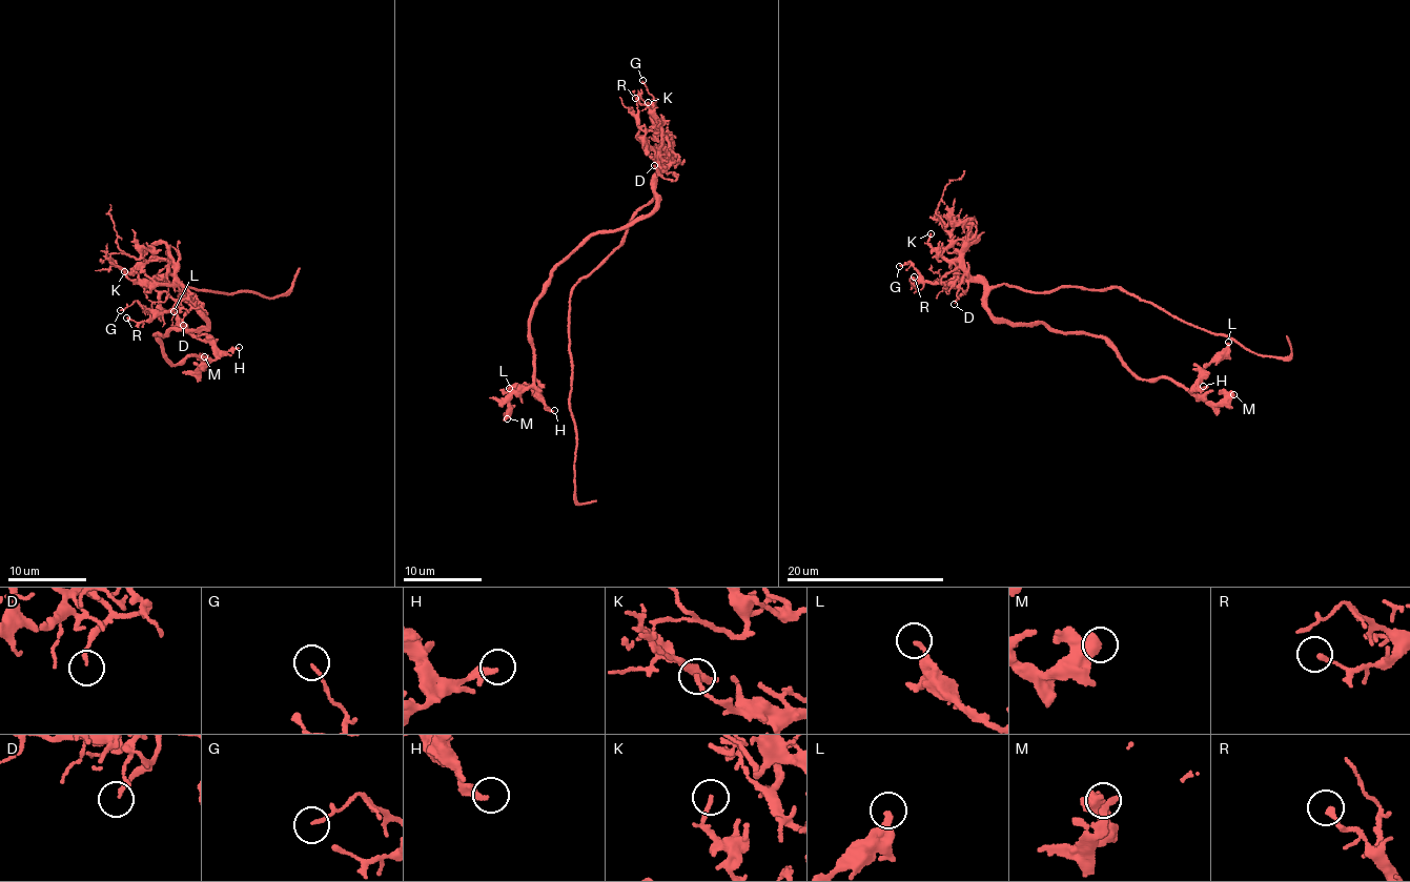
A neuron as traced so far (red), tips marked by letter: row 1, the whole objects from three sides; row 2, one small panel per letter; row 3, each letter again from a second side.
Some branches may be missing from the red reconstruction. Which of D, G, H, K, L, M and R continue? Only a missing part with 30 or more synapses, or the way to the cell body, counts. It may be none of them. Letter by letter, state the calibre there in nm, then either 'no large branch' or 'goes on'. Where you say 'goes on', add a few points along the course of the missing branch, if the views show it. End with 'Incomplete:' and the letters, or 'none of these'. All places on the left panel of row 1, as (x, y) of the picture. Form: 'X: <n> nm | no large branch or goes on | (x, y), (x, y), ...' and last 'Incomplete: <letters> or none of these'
D: 140 nm | no large branch
G: 110 nm | no large branch
H: 280 nm | no large branch
K: 170 nm | no large branch
L: 240 nm | no large branch
M: 550 nm | no large branch
R: 200 nm | no large branch
Incomplete: none of these

